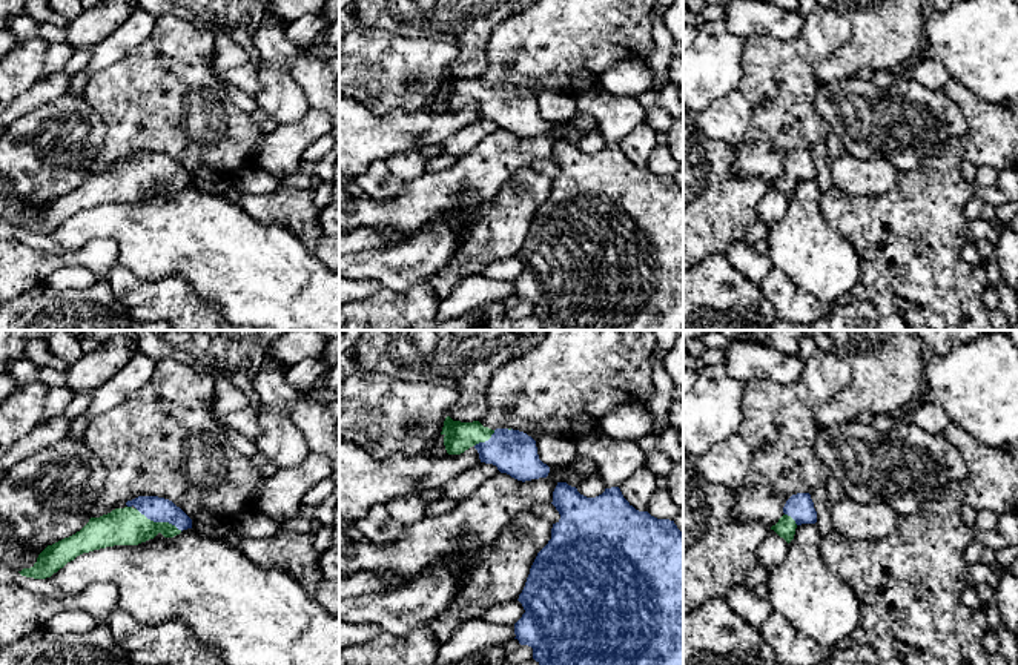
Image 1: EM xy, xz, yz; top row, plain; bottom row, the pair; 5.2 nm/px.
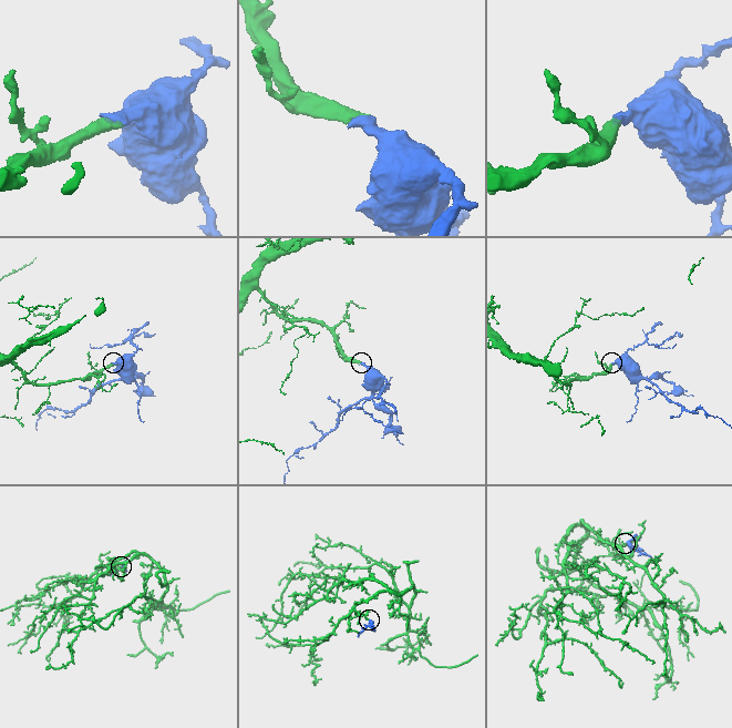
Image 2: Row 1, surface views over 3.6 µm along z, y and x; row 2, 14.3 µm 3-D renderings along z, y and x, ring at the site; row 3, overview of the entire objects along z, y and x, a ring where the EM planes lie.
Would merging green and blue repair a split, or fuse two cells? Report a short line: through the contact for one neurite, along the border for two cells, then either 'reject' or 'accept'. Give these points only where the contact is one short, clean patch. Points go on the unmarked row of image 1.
line xy (126, 181), (158, 178), (155, 165); accept

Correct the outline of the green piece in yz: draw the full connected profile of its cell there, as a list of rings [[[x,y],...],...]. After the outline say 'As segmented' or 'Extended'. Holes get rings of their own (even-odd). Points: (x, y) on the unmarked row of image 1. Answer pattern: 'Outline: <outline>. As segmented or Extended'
Outline: [[[809,149],[792,151],[785,163],[783,172],[771,183],[788,200],[794,195],[795,184],[802,180],[815,180],[817,167]]]. Extended

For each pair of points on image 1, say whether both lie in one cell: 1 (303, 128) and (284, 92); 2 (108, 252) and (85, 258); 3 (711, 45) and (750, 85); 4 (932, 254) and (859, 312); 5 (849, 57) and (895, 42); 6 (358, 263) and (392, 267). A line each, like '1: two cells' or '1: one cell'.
1: two cells
2: one cell
3: two cells
4: two cells
5: one cell
6: one cell

